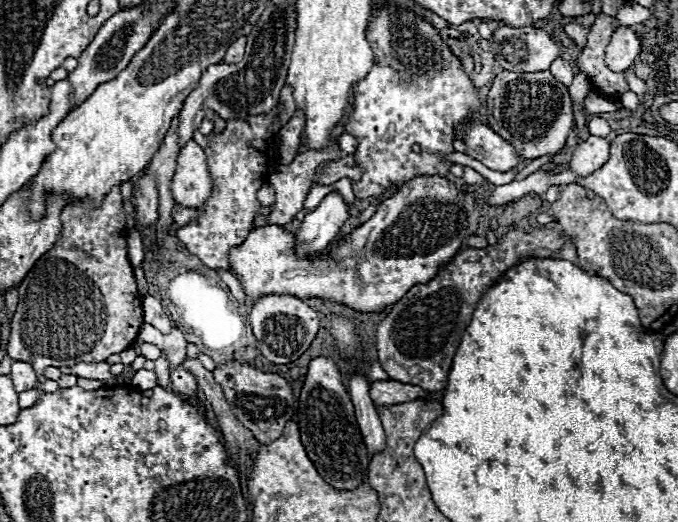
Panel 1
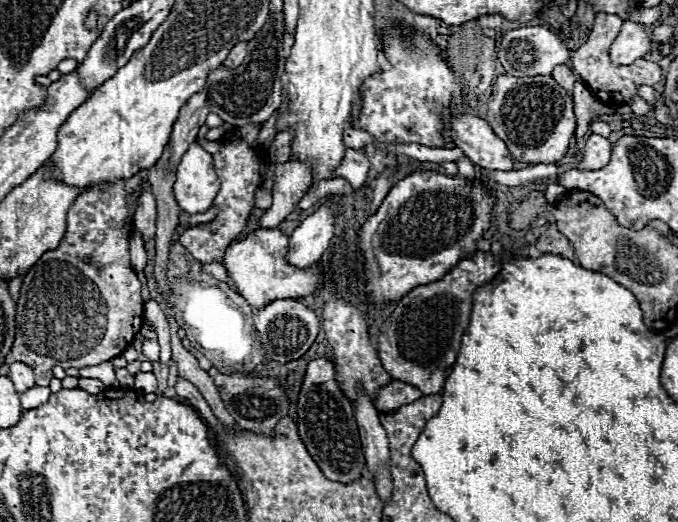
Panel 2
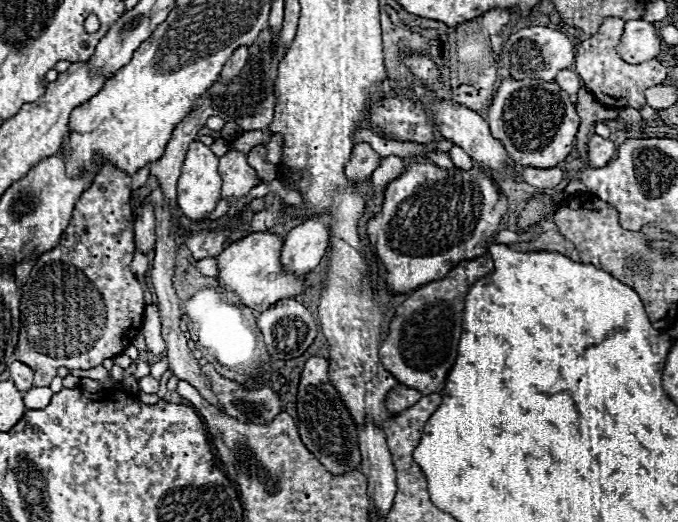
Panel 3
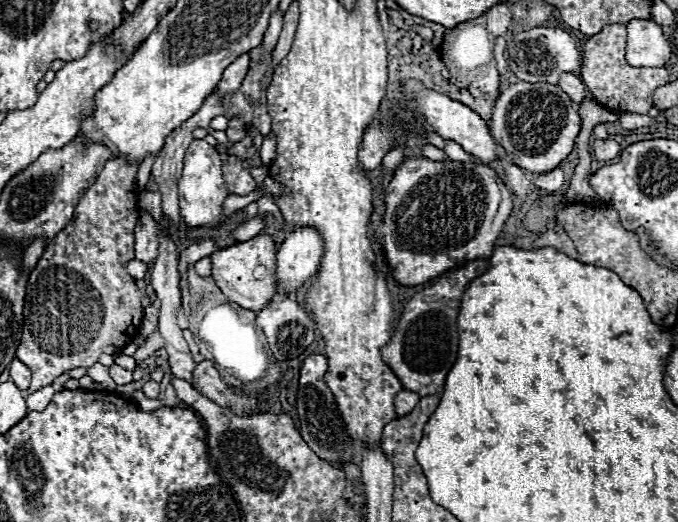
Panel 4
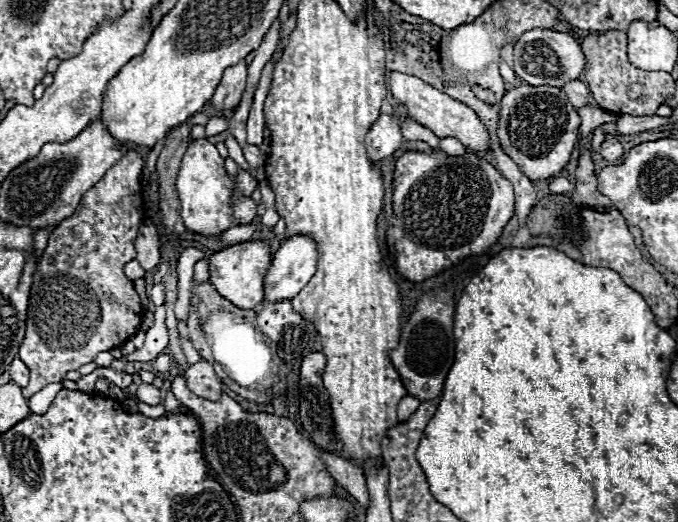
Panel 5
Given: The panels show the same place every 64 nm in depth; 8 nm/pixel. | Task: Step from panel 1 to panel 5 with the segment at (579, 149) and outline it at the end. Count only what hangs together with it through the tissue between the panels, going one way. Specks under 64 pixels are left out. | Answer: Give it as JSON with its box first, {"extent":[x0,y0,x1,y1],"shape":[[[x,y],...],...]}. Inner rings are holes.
{"extent":[600,140,624,160],"shape":[[[604,140],[602,144],[600,144],[600,156],[604,158],[604,160],[618,160],[622,154],[624,154],[624,150],[622,150],[622,144],[618,142],[618,140]]]}

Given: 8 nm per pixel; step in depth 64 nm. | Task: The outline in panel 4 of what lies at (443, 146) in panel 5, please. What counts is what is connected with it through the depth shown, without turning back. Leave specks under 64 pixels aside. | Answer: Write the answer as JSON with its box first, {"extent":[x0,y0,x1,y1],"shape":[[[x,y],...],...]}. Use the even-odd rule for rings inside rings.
{"extent":[444,140,470,162],"shape":[[[448,140],[446,142],[446,148],[444,148],[444,152],[454,160],[454,162],[470,162],[470,154],[466,154],[464,150],[462,150],[462,146],[460,144],[456,144],[456,142],[452,142],[452,140]]]}

